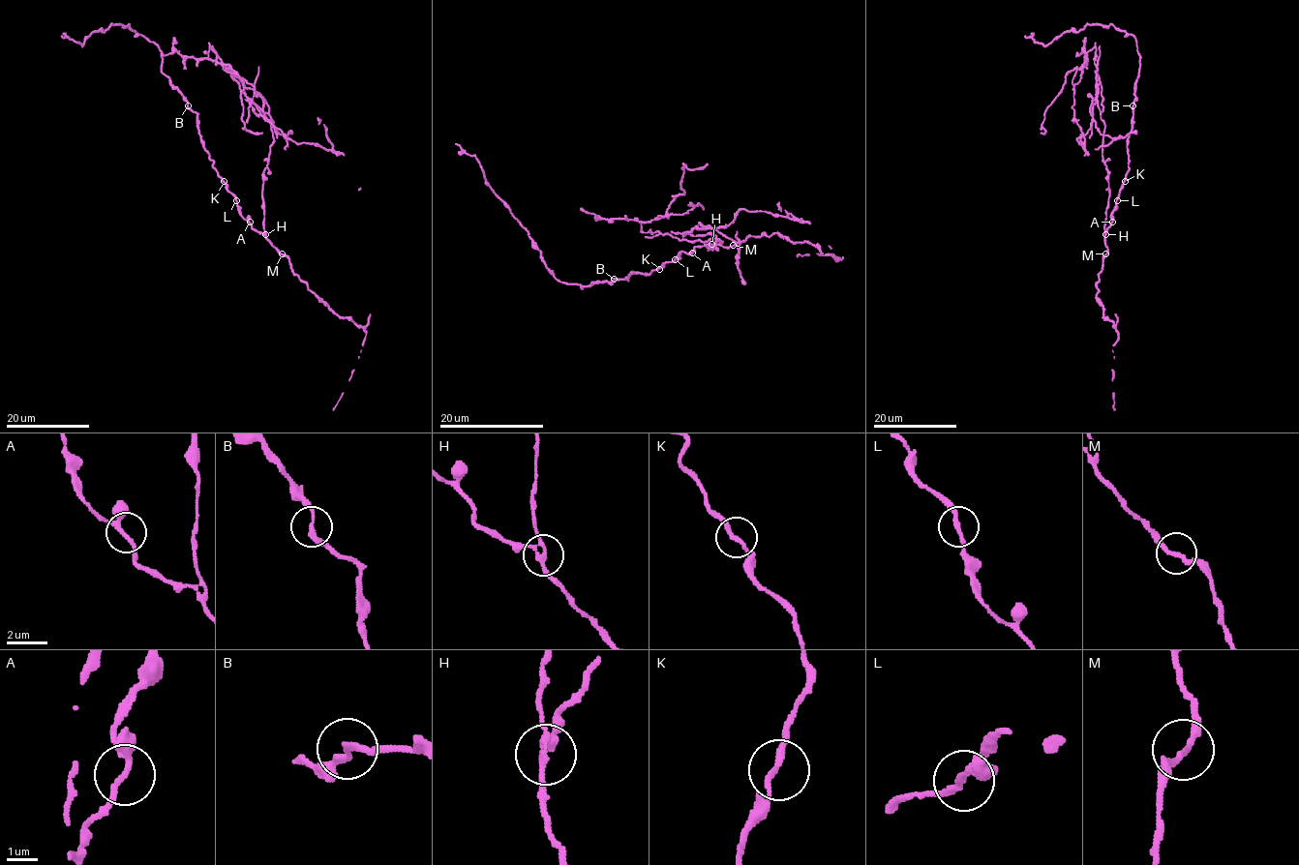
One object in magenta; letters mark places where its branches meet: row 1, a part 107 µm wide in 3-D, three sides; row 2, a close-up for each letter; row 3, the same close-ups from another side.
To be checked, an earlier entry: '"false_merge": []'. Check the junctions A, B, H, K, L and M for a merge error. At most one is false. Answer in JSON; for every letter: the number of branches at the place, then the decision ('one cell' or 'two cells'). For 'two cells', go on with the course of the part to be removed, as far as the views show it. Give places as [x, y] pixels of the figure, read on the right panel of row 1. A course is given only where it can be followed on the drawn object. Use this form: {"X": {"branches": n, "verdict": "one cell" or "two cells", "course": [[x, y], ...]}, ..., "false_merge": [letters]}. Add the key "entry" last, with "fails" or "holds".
{"A": {"branches": 3, "verdict": "one cell"}, "B": {"branches": 2, "verdict": "one cell"}, "H": {"branches": 3, "verdict": "two cells", "course": [[1104, 234], [1109, 185], [1095, 47], [1067, 74], [1041, 134]]}, "K": {"branches": 2, "verdict": "one cell"}, "L": {"branches": 2, "verdict": "one cell"}, "M": {"branches": 2, "verdict": "one cell"}, "false_merge": ["H"], "entry": "fails"}

